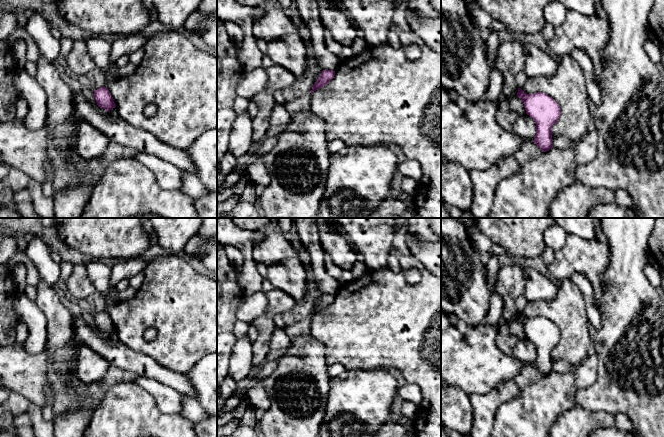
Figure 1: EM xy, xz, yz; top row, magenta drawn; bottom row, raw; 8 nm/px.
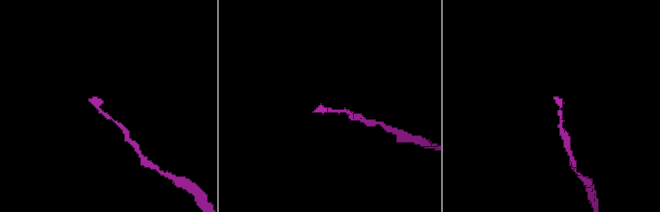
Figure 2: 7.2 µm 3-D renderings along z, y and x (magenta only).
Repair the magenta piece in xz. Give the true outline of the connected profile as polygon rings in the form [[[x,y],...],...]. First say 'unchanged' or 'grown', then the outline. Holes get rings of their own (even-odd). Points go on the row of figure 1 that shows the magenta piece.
unchanged; [[[323,70],[322,73],[320,74],[319,78],[315,82],[315,84],[313,85],[310,93],[312,94],[314,91],[327,85],[334,78],[334,76],[335,76],[335,71]]]

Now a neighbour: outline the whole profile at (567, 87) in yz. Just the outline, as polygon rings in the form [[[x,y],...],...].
[[[570,54],[560,60],[554,76],[528,78],[521,89],[526,94],[546,93],[559,104],[561,115],[552,127],[552,137],[565,136],[574,144],[587,134],[592,113],[585,77]]]

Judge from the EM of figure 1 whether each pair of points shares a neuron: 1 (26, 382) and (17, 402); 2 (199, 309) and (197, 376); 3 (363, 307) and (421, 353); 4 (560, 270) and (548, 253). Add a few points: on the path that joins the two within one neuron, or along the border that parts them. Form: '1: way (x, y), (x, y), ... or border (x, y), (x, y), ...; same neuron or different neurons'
1: border (11, 392), (21, 394), (31, 403); different neurons
2: border (206, 354), (185, 373); different neurons
3: way (377, 320), (390, 322), (407, 339); same neuron
4: border (555, 252), (555, 258), (548, 265); different neurons

